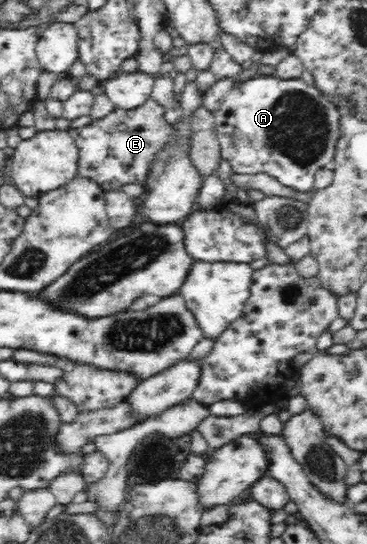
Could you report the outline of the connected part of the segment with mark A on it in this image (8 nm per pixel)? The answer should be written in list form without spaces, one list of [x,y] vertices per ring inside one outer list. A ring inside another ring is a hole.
[[[256,75],[238,83],[225,97],[223,104],[215,110],[215,118],[220,156],[230,162],[233,172],[266,172],[299,194],[314,190],[313,174],[317,168],[331,165],[335,156],[335,144],[340,136],[340,128],[337,126],[339,109],[331,99],[323,95],[317,87],[309,86],[301,79],[282,80],[274,75]]]

